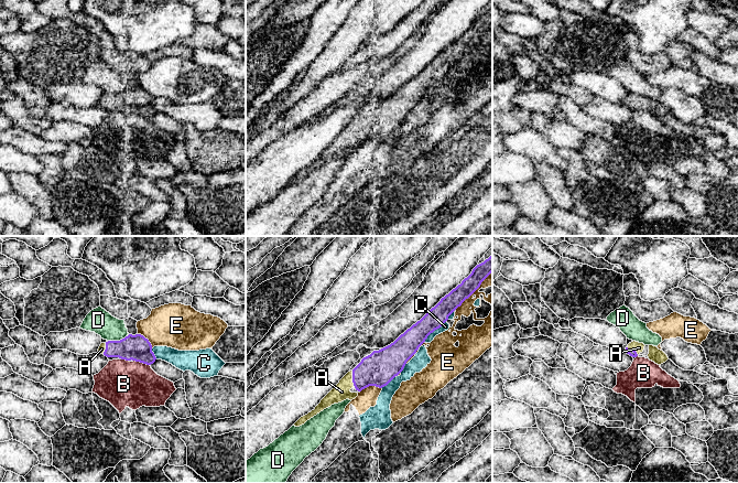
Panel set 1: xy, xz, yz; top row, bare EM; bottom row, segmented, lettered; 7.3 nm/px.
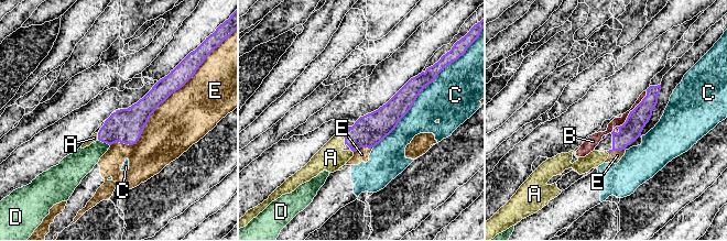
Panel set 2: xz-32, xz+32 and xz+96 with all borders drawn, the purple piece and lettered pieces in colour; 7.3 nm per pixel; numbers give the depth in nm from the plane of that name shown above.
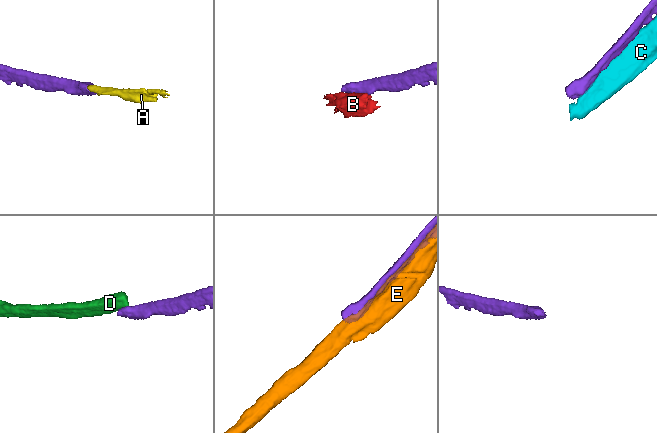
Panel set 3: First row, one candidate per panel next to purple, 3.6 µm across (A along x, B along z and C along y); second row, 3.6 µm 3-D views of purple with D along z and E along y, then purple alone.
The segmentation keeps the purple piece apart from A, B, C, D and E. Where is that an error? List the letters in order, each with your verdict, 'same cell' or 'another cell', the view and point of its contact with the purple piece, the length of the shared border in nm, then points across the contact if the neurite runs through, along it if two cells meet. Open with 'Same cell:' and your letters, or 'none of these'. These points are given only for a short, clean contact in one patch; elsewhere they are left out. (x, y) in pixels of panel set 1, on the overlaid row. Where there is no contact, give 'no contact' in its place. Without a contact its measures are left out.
Same cell: A
A: same cell; contact xz (353, 378); length 110 nm; way xz (380, 367), (360, 377), (353, 378), (342, 392)
B: another cell; contact xy (141, 362); length 130 nm
C: another cell; contact xz (434, 330); length 220 nm
D: another cell; contact xy (118, 341); length 160 nm
E: another cell; contact xz (474, 291); length 380 nm

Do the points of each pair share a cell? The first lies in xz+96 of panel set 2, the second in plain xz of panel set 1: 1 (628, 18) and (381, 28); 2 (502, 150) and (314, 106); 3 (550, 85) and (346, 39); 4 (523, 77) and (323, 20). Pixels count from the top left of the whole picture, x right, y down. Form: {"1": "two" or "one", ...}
{"1": "one", "2": "one", "3": "one", "4": "one"}

